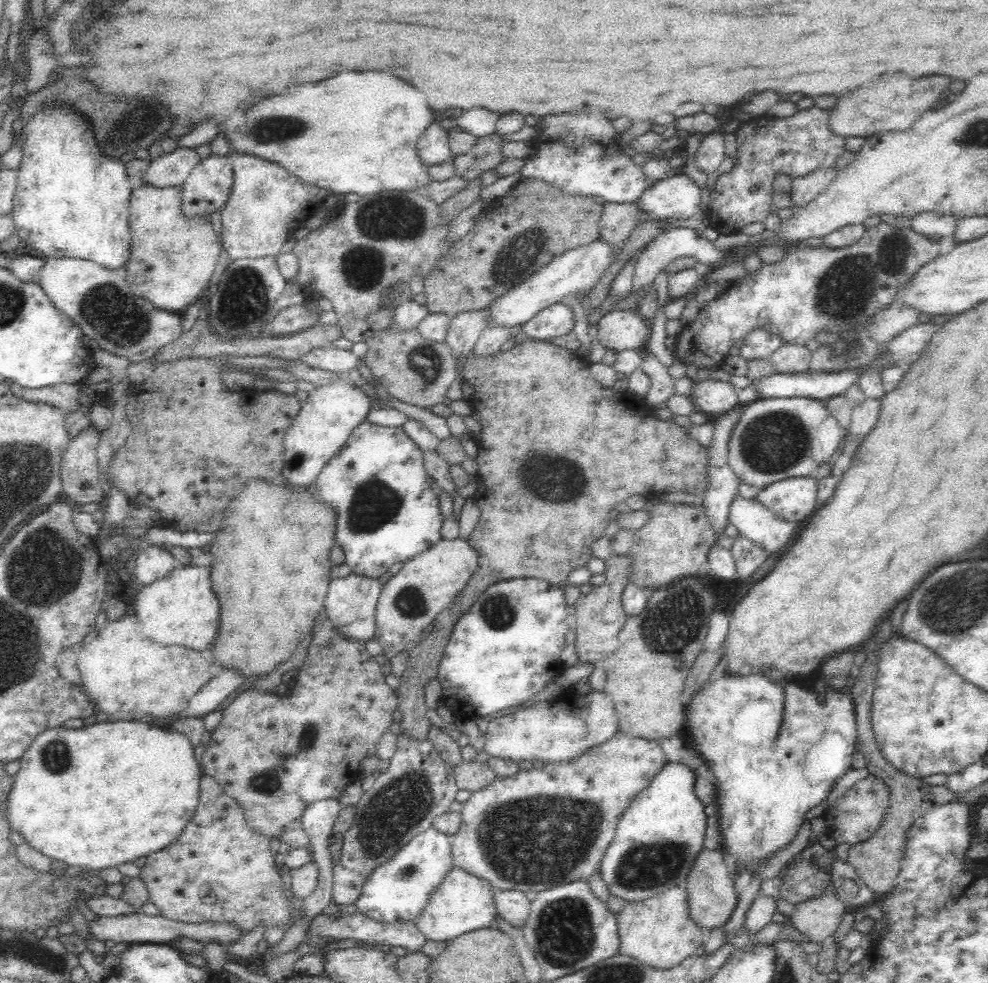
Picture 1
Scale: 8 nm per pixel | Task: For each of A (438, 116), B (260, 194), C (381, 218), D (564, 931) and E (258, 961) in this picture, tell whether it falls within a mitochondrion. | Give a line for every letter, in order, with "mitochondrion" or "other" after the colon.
A: other
B: mitochondrion
C: mitochondrion
D: mitochondrion
E: other

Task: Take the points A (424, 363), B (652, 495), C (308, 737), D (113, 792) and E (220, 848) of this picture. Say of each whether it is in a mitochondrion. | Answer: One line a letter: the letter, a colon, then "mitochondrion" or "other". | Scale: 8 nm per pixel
A: mitochondrion
B: other
C: mitochondrion
D: other
E: other

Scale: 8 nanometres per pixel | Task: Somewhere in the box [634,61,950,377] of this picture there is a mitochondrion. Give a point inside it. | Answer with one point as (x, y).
(845, 290)

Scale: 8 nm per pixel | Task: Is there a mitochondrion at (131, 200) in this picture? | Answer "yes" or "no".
no

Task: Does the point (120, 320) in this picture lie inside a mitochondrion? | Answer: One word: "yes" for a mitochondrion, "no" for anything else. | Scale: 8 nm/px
yes

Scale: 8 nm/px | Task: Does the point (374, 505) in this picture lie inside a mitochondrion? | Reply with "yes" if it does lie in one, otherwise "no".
yes

